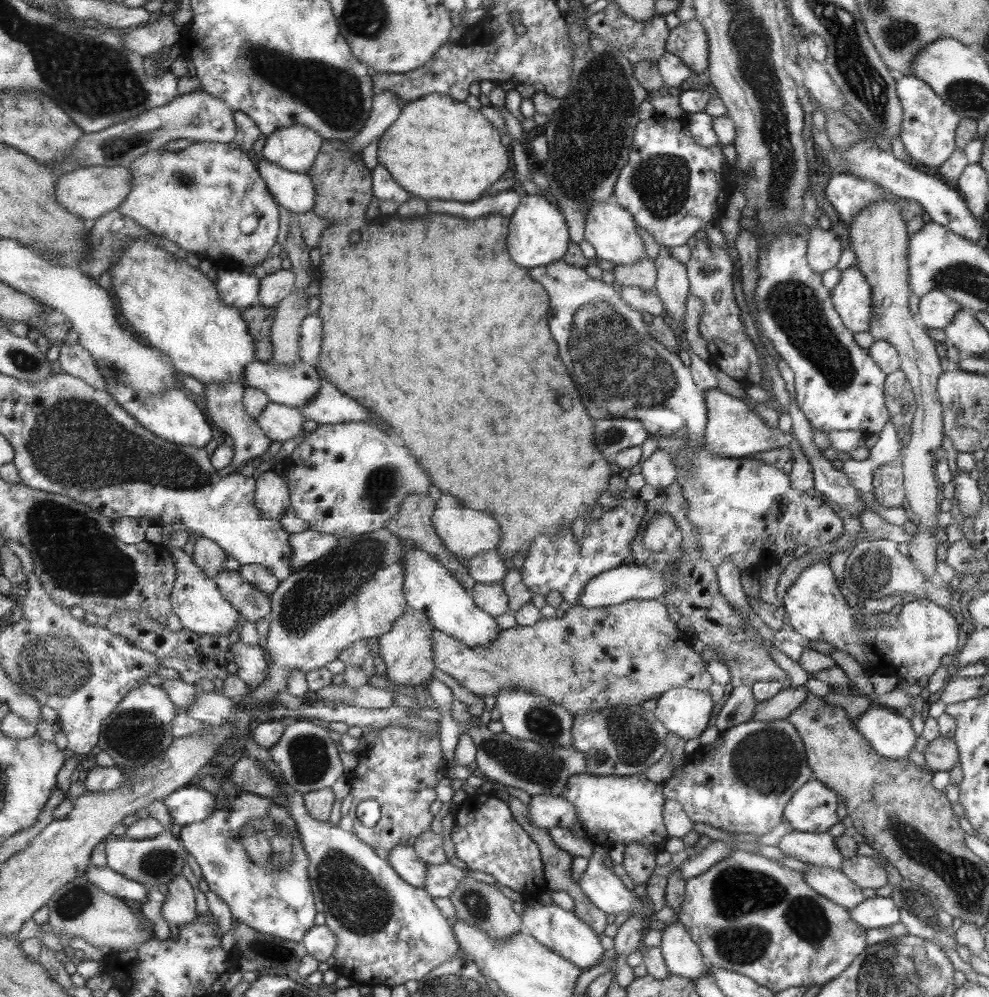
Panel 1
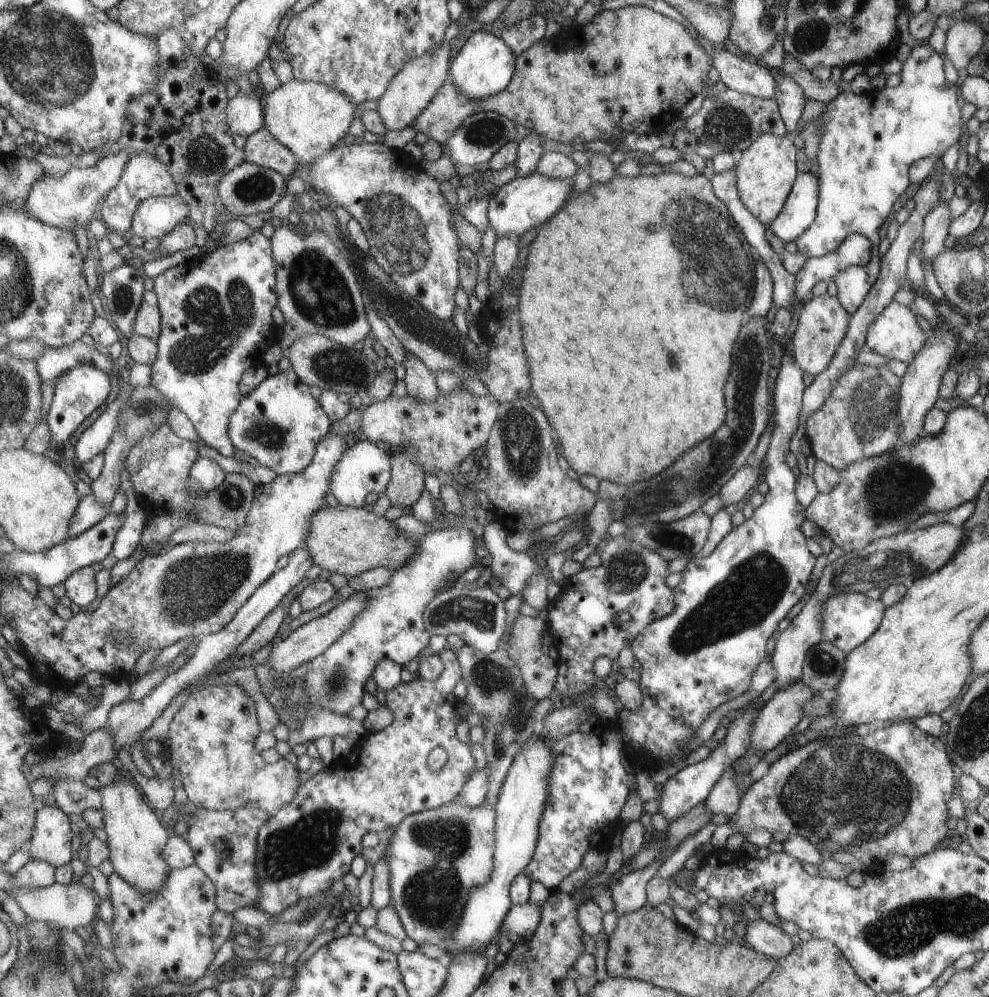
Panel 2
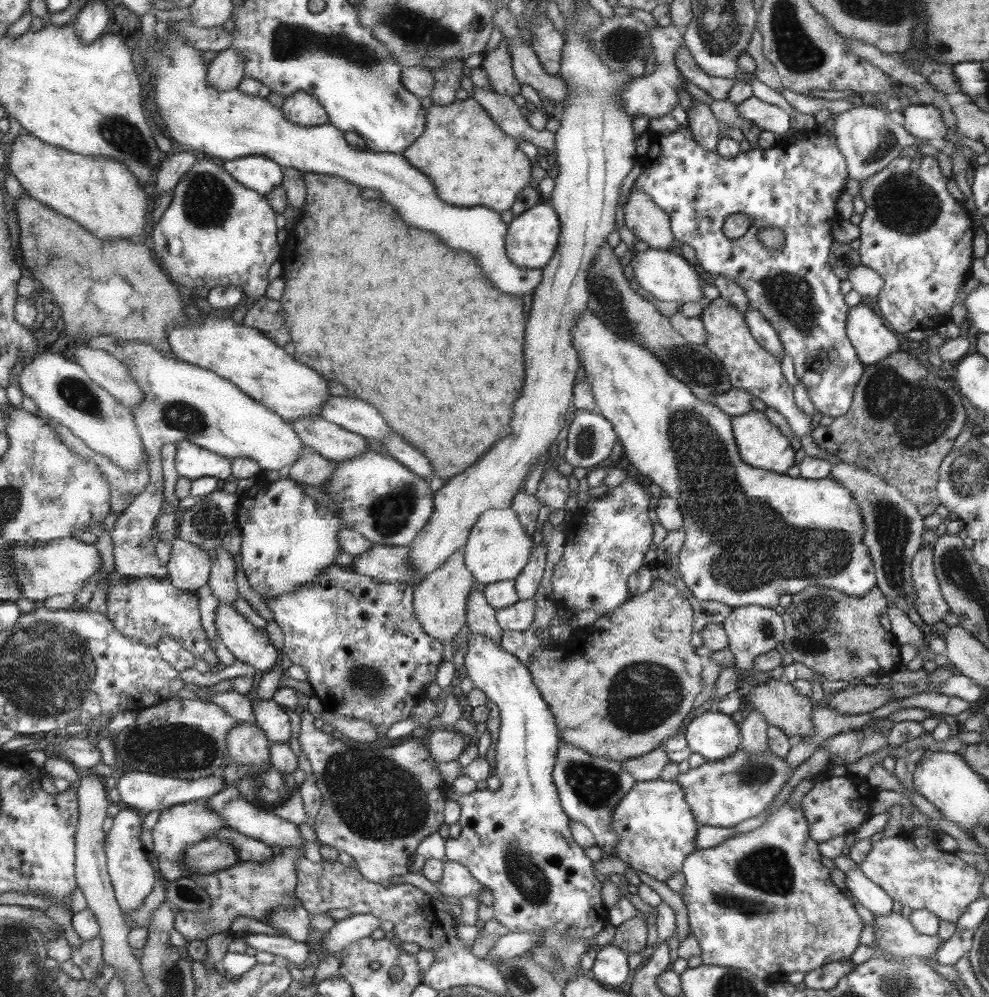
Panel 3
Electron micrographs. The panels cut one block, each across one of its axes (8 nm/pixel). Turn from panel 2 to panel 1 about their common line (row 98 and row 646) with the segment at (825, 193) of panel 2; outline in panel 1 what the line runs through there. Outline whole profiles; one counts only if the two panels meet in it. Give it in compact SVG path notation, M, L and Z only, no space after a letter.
M823 558L807 567L798 575L792 586L787 588L783 598L783 607L790 618L791 627L807 641L820 641L832 645L834 649L846 652L856 659L858 664L867 664L868 674L895 674L898 679L916 682L922 676L932 676L940 668L940 660L944 656L954 656L958 652L958 624L946 608L940 608L928 599L915 599L904 604L898 614L891 611L881 612L877 617L863 615L862 608L854 610L846 603L844 595L838 589L836 577L830 569L828 558Z

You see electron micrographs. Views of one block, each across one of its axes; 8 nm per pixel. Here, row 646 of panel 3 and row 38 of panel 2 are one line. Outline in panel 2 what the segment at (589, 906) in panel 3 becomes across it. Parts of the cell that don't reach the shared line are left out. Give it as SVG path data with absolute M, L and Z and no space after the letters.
M475 27L474 34L466 40L460 52L452 60L447 80L450 80L458 92L462 92L468 100L484 100L504 91L515 76L517 60L511 48L504 44L499 36L490 32L482 32Z

